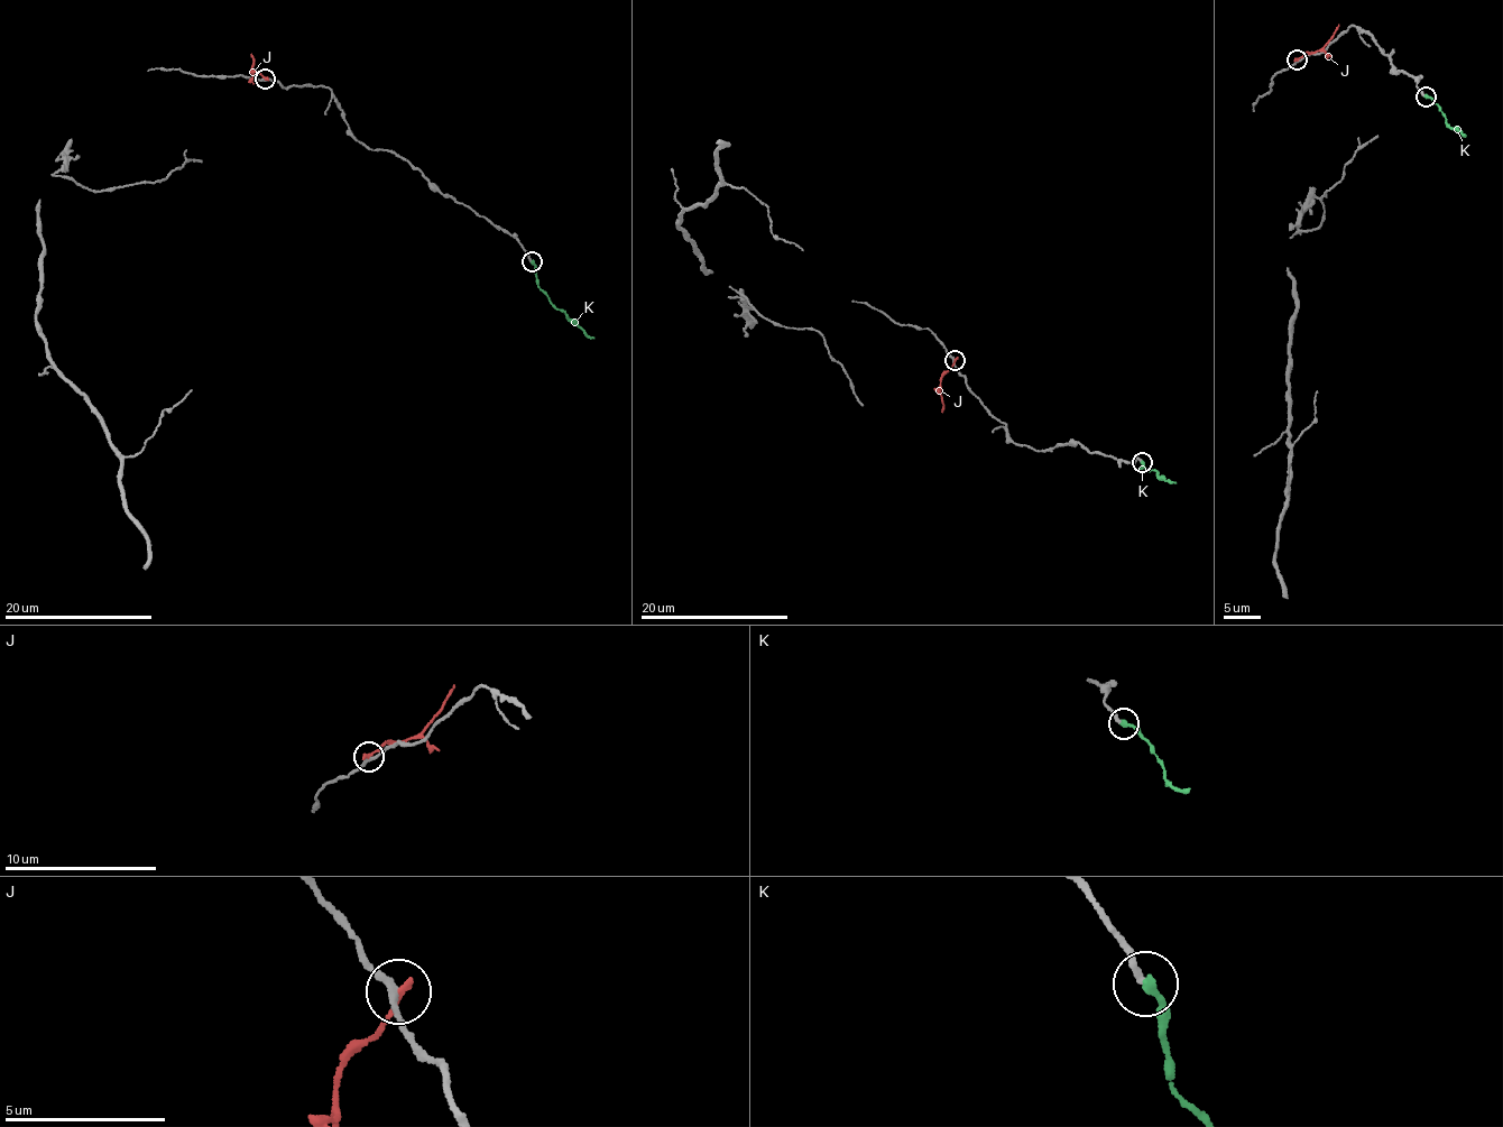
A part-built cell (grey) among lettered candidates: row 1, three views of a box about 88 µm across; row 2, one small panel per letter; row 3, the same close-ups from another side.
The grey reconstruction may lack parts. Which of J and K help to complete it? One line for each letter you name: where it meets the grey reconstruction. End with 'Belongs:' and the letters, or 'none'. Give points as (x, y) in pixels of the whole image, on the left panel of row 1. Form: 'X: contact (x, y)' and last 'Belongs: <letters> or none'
K: contact (532, 261)
Belongs: K

